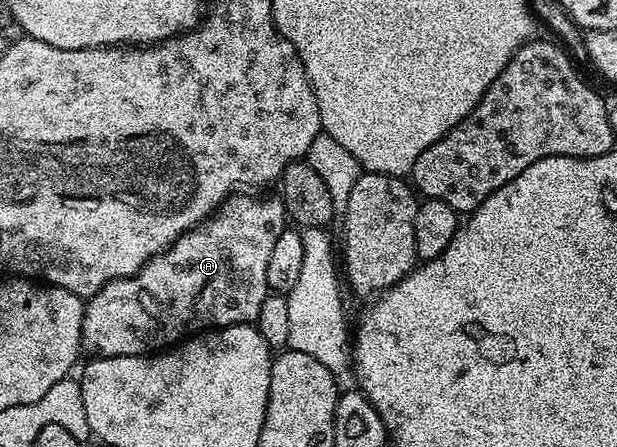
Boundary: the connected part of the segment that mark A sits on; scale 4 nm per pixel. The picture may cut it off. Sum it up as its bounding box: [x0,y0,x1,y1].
[82,193,288,359]

